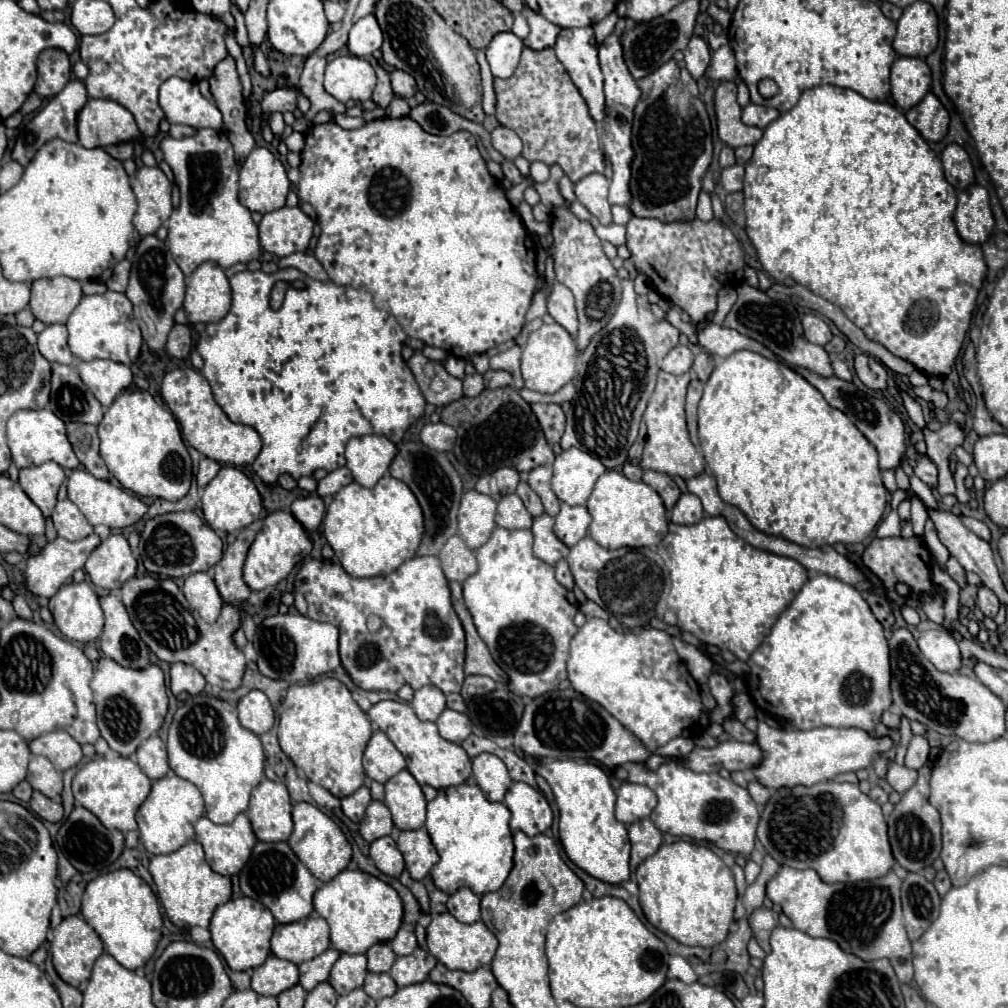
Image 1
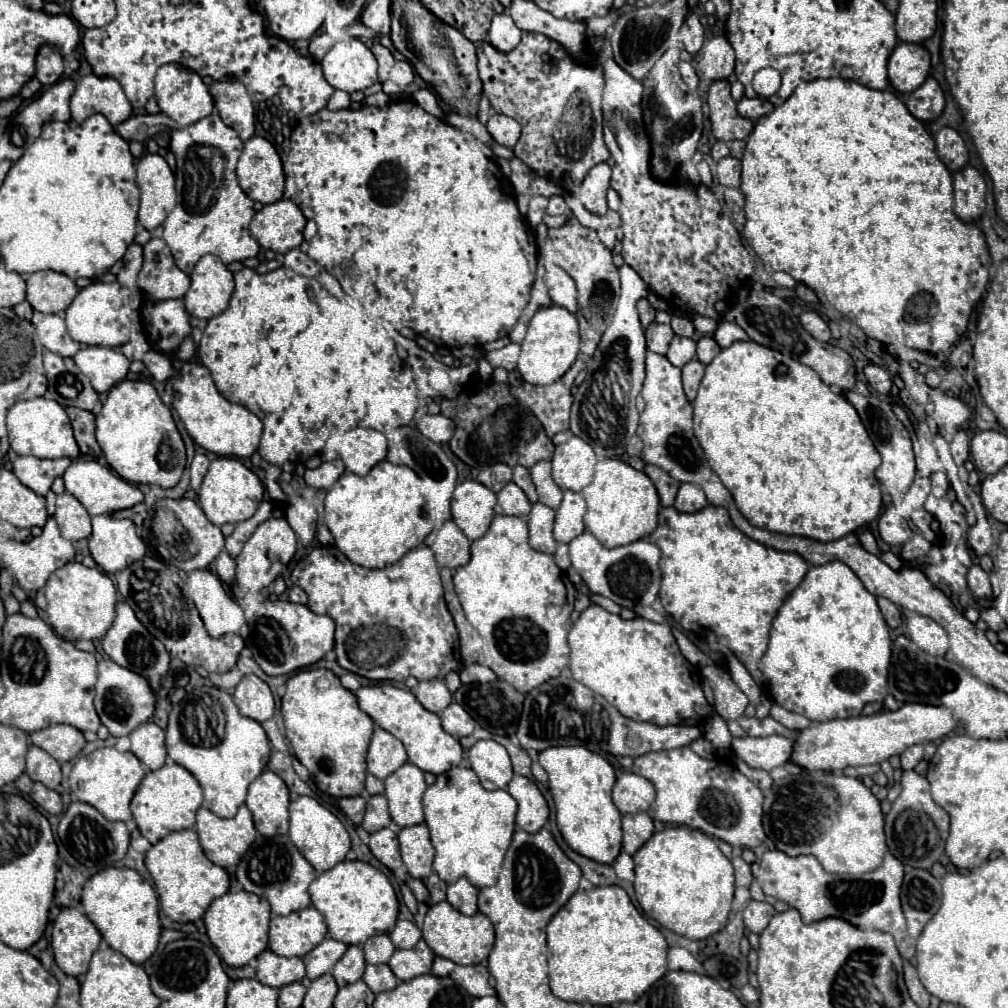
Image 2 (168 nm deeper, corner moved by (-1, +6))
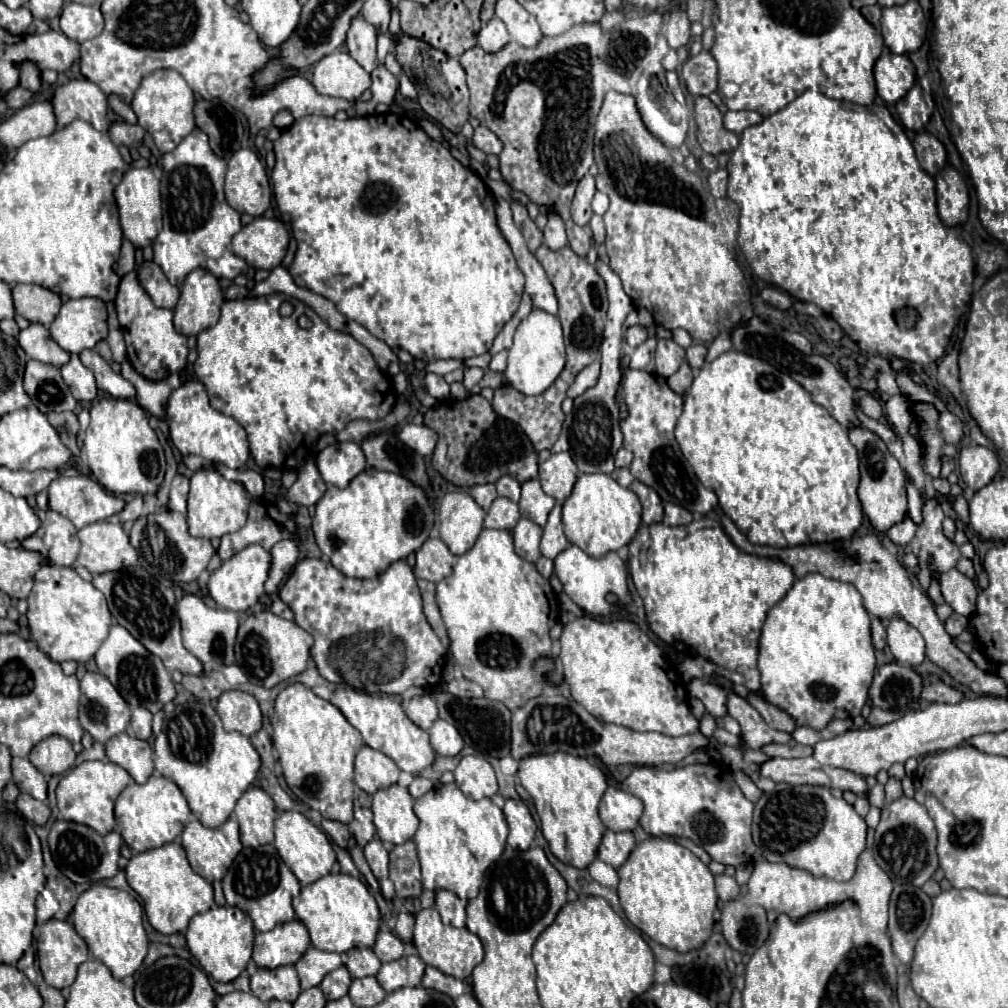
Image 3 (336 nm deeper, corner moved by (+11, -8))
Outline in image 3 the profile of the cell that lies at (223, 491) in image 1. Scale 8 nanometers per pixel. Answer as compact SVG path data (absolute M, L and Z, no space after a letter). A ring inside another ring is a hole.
M198 470L190 478L188 494L188 526L196 538L222 538L224 534L240 530L248 520L250 496L240 482L226 480L216 470Z

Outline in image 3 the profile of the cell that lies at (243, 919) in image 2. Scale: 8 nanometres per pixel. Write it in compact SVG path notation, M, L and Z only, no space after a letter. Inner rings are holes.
M214 906L208 912L196 914L186 930L186 942L190 954L200 962L202 970L210 974L216 982L232 982L238 978L250 958L254 946L254 924L246 912L234 906Z

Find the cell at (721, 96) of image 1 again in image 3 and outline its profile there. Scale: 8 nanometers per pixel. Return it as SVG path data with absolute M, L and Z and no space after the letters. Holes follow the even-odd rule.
M700 96L696 98L696 124L698 124L698 142L704 152L718 154L718 152L732 152L738 146L738 136L722 126L722 114L712 104L710 98Z

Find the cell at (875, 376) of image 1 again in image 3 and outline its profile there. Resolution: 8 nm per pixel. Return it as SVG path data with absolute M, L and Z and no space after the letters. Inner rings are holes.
M864 394L862 398L860 398L860 408L862 408L862 412L866 414L866 416L870 416L870 418L880 418L882 416L882 404L880 404L880 400L876 398L876 396L872 396L872 394Z

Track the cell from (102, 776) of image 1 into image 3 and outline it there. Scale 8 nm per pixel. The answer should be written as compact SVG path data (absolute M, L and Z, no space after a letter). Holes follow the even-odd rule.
M82 762L66 772L56 788L58 810L64 820L86 824L98 834L108 834L114 830L114 802L118 794L128 786L130 774L112 762Z

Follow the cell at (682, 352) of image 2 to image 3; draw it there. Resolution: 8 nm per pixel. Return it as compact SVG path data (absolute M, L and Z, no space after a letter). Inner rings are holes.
M658 340L656 346L656 374L670 378L684 362L684 348L674 344L674 340Z

